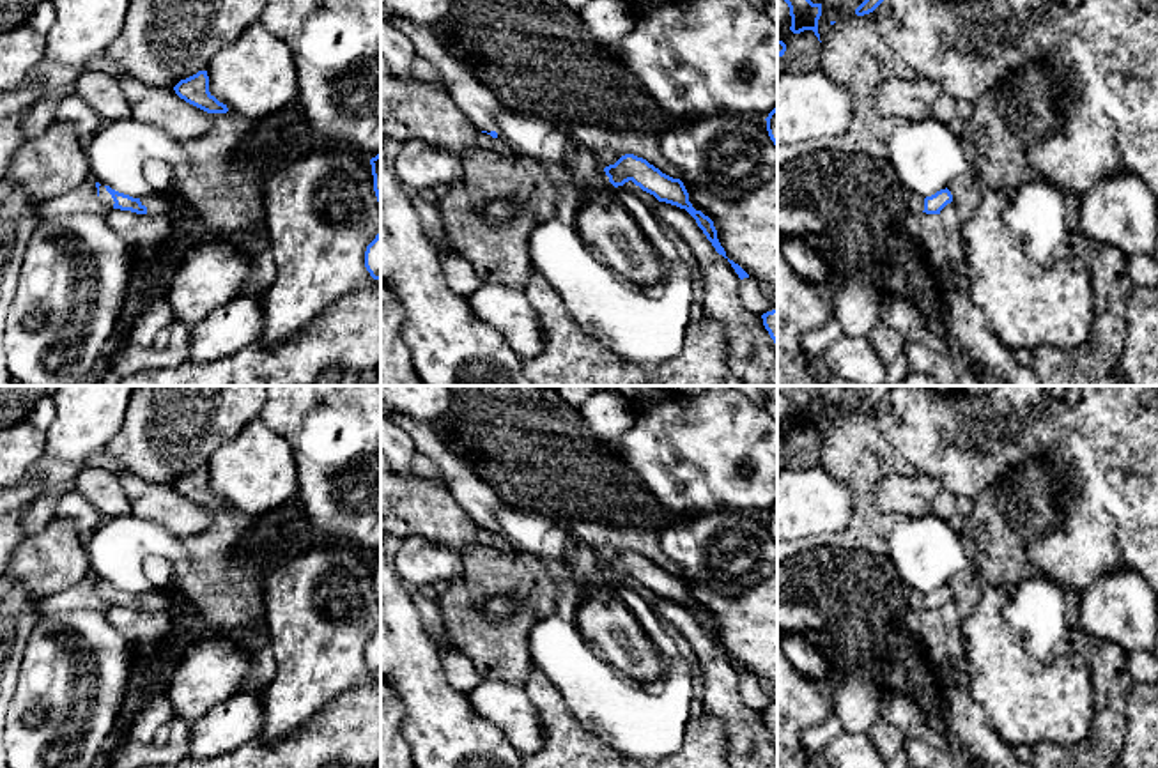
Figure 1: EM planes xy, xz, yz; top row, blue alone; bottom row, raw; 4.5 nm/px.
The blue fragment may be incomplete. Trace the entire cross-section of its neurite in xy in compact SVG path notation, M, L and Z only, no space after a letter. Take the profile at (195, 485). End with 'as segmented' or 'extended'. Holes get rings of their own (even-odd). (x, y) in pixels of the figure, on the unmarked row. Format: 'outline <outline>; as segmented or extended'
outline M198 467L197 471L181 476L174 483L175 490L184 495L186 499L207 508L207 510L227 510L227 501L220 499L209 488L209 472L207 467Z; as segmented

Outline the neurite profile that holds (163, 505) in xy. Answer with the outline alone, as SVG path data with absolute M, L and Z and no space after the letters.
M117 472L131 513L152 520L177 538L195 536L211 526L207 508L181 495L174 485L149 483L131 472Z

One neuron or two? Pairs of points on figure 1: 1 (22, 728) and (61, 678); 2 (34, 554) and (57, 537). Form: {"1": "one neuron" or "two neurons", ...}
{"1": "one neuron", "2": "one neuron"}

